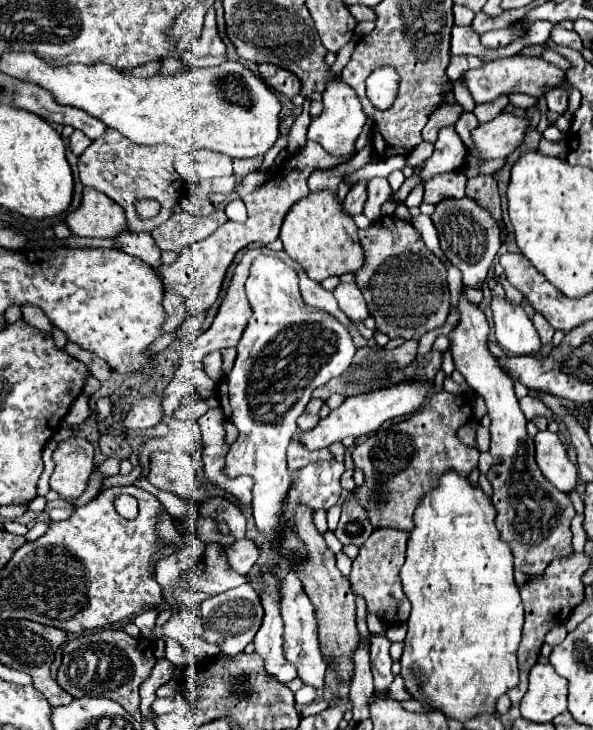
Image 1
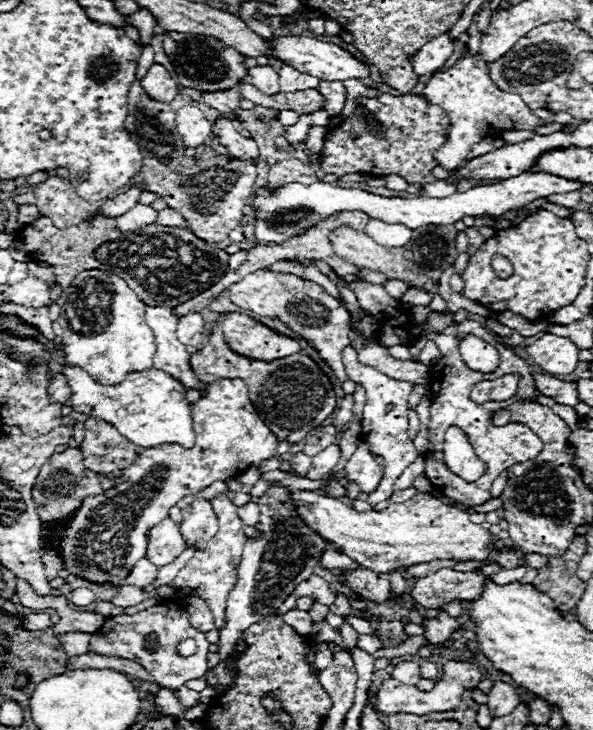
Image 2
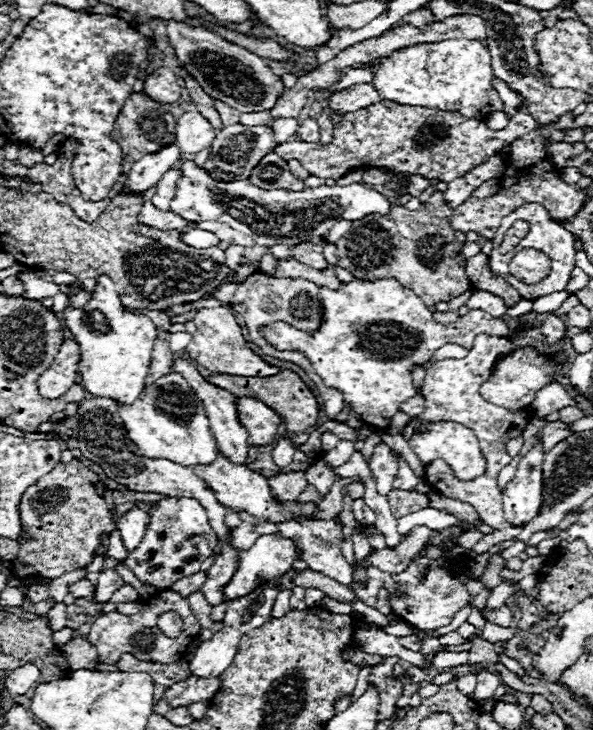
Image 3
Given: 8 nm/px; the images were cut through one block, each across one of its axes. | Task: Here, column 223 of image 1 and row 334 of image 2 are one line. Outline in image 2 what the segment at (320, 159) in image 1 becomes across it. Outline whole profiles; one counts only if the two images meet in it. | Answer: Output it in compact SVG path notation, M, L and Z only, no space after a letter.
M238 312L220 314L218 326L222 326L226 342L234 352L242 356L250 356L254 360L274 360L286 358L298 350L302 350L296 338L288 338L278 334L276 330L256 322L254 318Z

